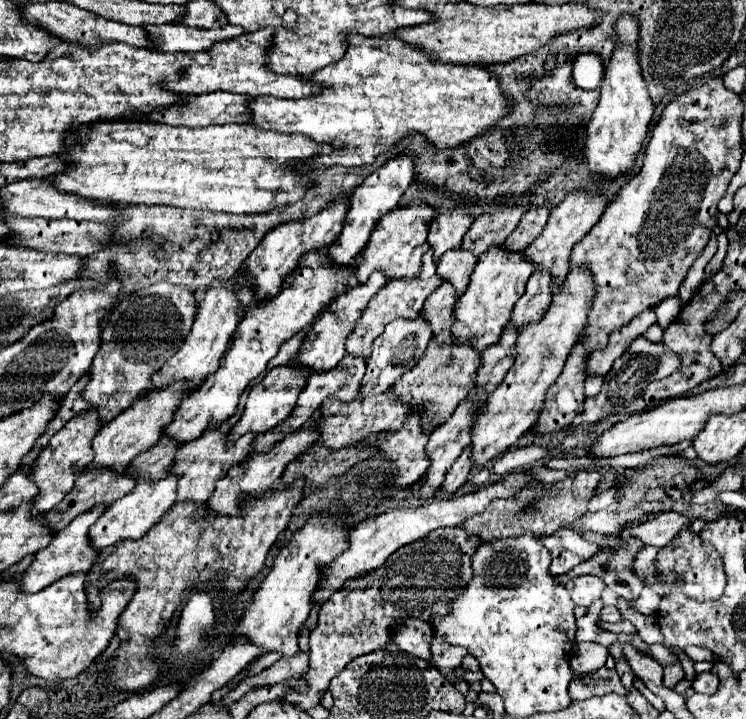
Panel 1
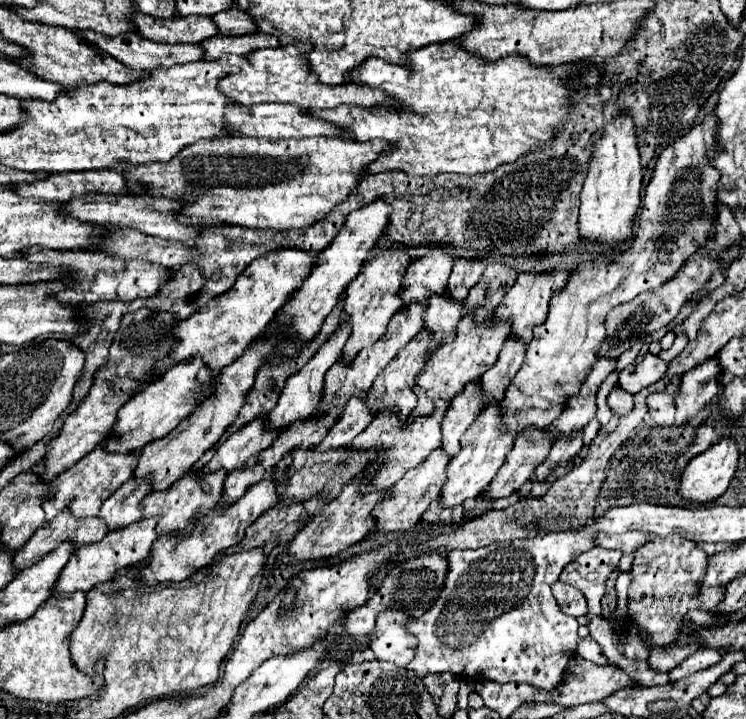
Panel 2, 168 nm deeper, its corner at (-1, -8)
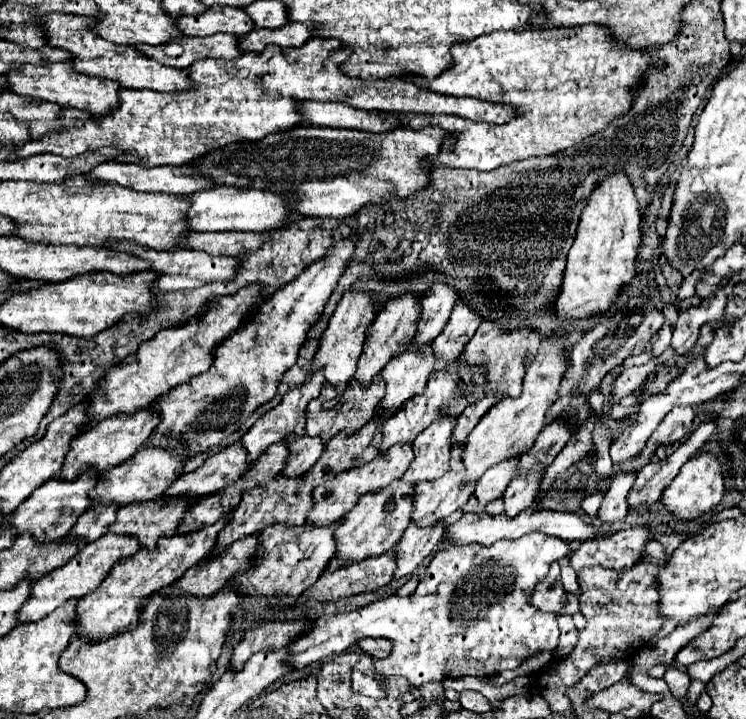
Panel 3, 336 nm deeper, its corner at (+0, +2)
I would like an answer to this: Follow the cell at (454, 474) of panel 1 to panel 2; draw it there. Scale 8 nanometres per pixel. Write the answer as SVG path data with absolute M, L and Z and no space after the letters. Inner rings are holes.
M432 502L430 508L424 512L422 522L424 524L452 524L452 522L460 522L464 514L464 506L456 506L456 508L440 508L440 502Z

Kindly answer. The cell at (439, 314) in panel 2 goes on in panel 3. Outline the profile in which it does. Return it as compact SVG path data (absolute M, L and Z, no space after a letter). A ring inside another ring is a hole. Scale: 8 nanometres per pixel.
M407 342L405 352L395 356L381 370L381 380L385 382L385 396L377 406L377 416L387 420L391 414L399 412L399 406L405 406L409 398L423 392L433 362L435 356L431 346L413 350L411 342Z

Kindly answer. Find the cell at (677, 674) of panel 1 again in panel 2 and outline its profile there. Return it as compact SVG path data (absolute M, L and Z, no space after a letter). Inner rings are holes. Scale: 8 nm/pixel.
M700 650L700 652L694 652L692 656L688 656L688 660L680 662L668 676L670 676L670 682L676 682L676 680L682 680L684 676L690 676L692 672L700 672L716 662L722 660L722 654L720 650Z

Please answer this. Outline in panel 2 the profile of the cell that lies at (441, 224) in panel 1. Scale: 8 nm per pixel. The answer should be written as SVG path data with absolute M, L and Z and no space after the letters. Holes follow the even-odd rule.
M446 244L430 246L428 254L414 260L404 274L402 298L406 304L414 300L428 300L434 292L444 292L444 284L454 266L454 256Z

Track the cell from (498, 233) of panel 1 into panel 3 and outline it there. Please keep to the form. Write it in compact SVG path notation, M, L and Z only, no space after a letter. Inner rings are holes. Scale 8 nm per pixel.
M435 284L433 292L425 296L421 302L421 314L417 320L417 332L413 338L415 346L427 346L427 342L433 342L441 330L445 328L453 304L455 304L457 292L445 284Z

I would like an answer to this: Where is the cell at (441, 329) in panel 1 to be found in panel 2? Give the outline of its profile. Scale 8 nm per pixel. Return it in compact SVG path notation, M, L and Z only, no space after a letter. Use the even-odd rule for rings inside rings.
M424 328L420 330L420 334L406 346L398 352L396 360L392 360L392 364L388 364L388 368L384 368L384 372L374 380L372 384L372 390L368 392L370 396L370 406L378 406L378 410L386 410L388 406L392 408L400 408L402 414L404 412L412 412L412 408L416 408L416 394L414 394L414 380L416 376L422 372L424 364L428 362L428 344L432 340L432 334Z

